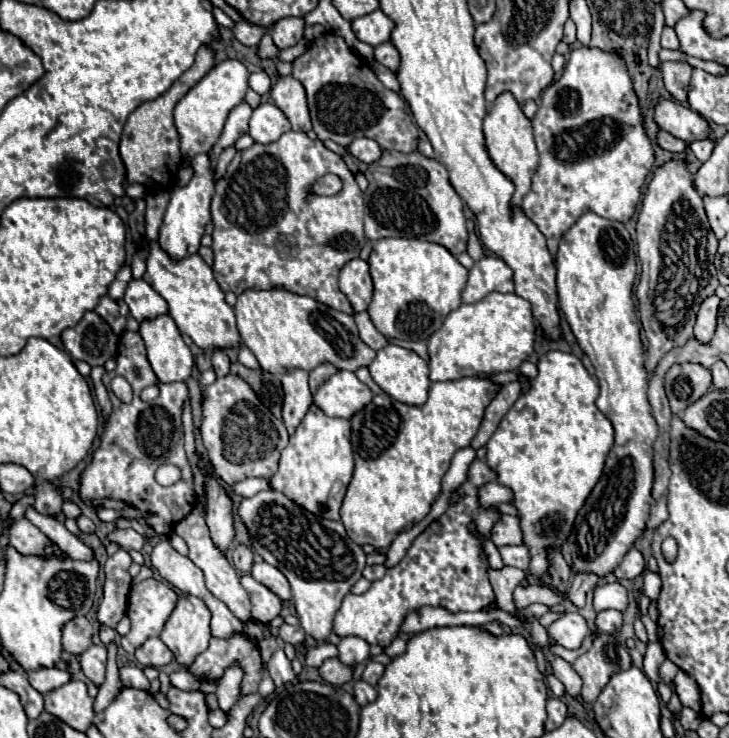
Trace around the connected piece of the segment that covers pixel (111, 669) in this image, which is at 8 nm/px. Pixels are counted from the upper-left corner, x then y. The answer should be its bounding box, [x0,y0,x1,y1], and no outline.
[95,646,123,712]

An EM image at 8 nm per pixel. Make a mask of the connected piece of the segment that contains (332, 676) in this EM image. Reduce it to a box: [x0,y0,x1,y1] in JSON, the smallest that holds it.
[319,658,351,686]

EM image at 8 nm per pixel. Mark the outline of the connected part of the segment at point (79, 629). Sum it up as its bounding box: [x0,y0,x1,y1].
[63,616,93,654]

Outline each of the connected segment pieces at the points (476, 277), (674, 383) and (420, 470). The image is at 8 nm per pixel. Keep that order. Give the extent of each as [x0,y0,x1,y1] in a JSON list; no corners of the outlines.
[[463,256,513,302],[665,364,711,414],[341,378,501,548]]

